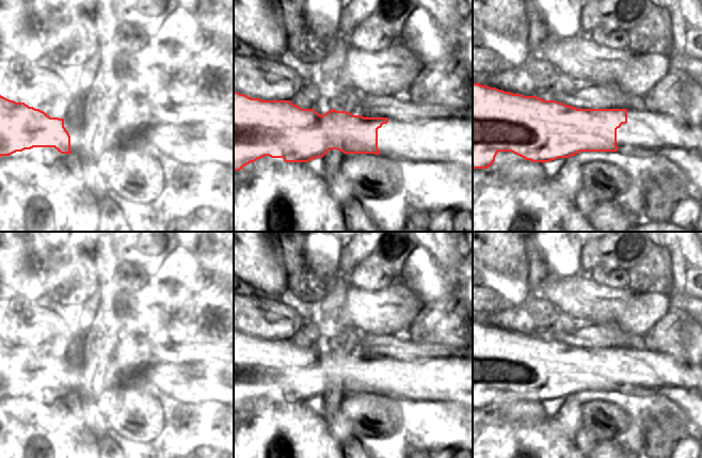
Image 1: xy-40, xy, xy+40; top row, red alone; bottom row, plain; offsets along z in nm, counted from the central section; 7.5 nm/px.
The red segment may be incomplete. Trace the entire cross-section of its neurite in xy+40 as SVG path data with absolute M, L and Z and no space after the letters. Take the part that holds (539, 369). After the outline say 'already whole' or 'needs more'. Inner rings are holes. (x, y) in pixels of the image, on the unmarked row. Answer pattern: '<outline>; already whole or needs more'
M473 321L473 408L488 408L495 400L498 391L511 391L526 399L532 401L549 401L558 397L569 397L575 395L579 391L617 391L619 386L635 386L645 391L655 391L665 395L668 399L680 406L689 421L702 433L702 365L690 365L688 363L680 363L669 354L656 352L654 350L635 350L633 348L577 348L556 339L543 339L537 335L524 335L522 333L513 333L505 331L496 327L481 325Z; needs more

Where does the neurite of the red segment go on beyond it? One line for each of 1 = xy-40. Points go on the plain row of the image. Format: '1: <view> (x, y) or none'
1: none

